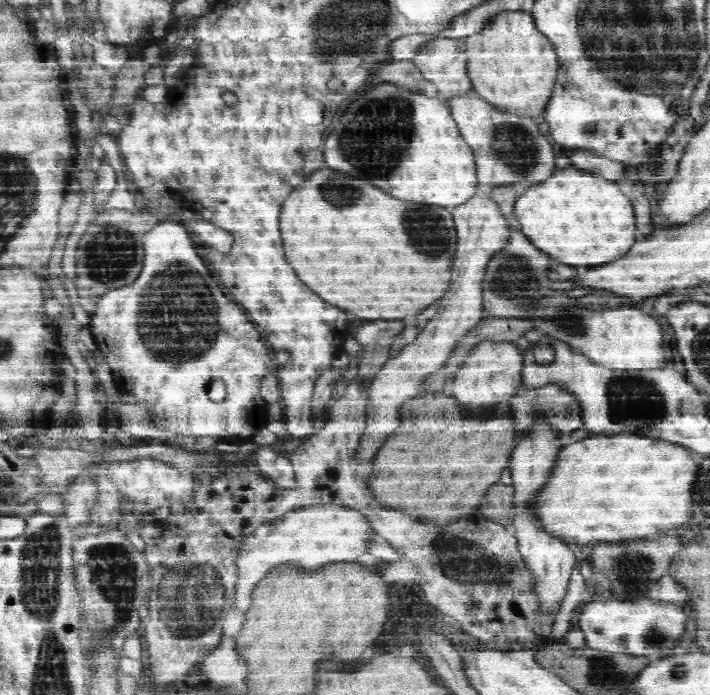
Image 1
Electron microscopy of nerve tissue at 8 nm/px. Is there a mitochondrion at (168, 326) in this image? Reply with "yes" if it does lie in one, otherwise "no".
yes

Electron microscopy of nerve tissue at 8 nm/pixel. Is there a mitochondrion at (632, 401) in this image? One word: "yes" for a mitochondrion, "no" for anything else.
yes

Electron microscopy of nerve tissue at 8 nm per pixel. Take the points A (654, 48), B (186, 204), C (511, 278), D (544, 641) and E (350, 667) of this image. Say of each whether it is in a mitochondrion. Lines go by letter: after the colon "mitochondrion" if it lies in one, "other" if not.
A: mitochondrion
B: other
C: mitochondrion
D: other
E: other

